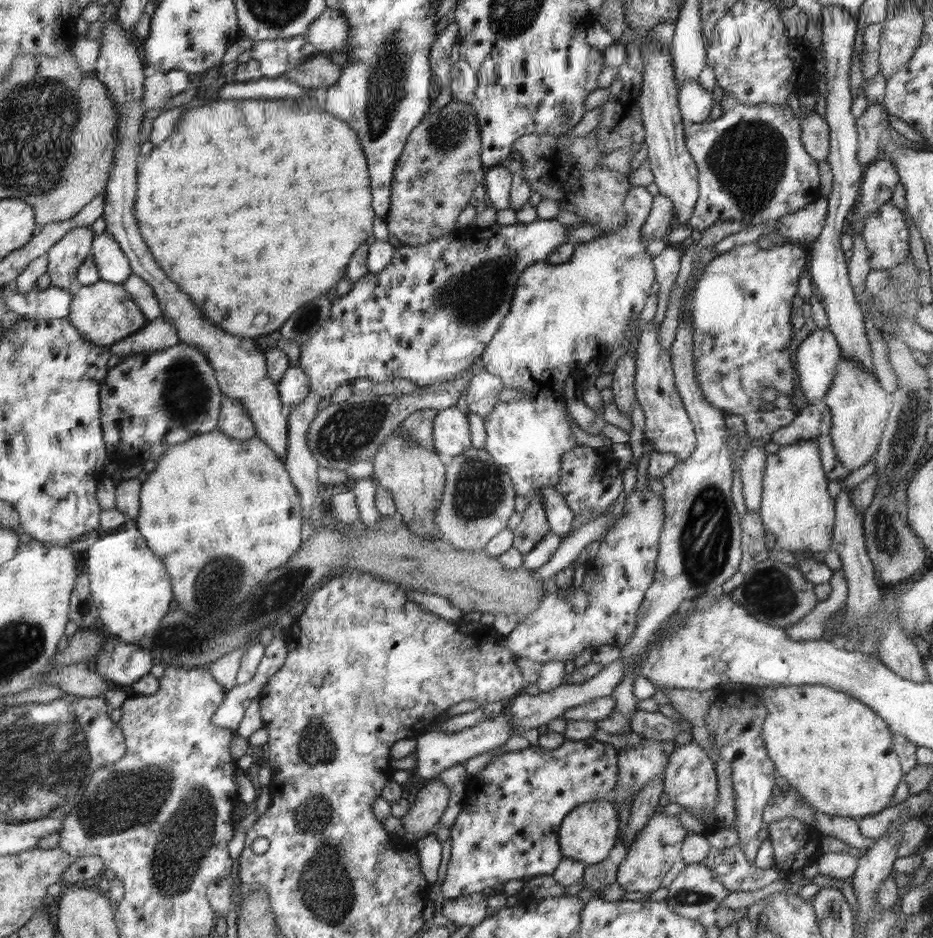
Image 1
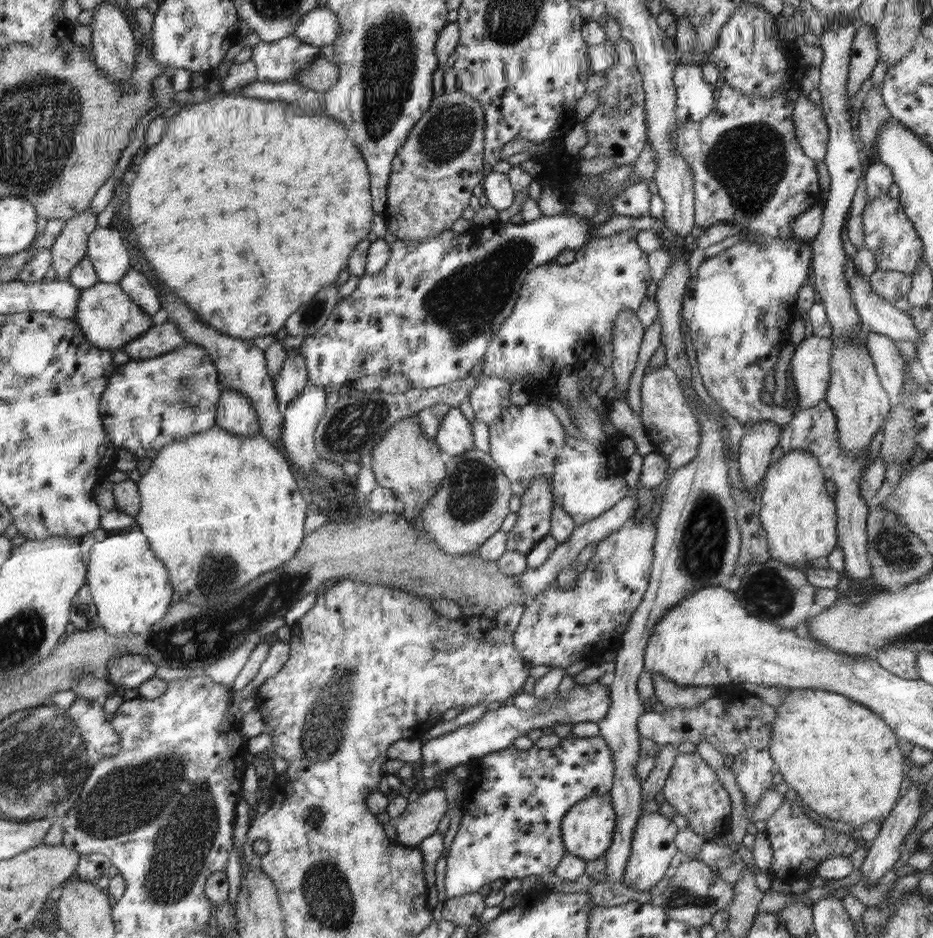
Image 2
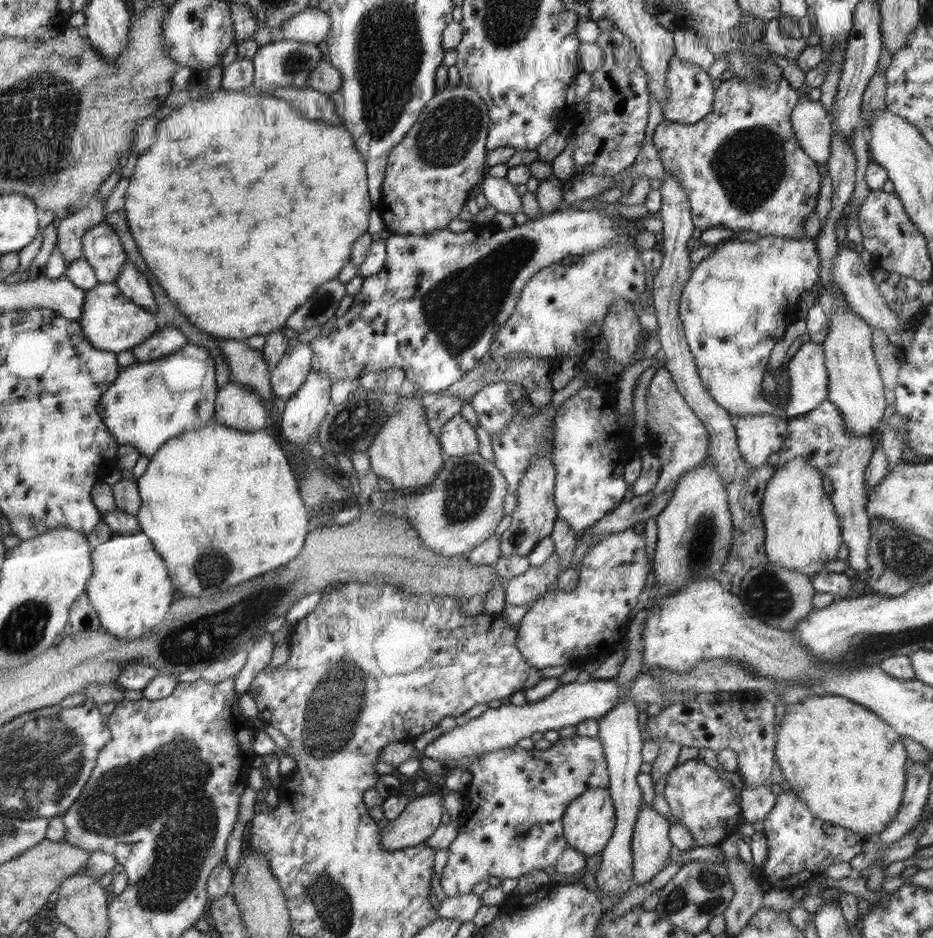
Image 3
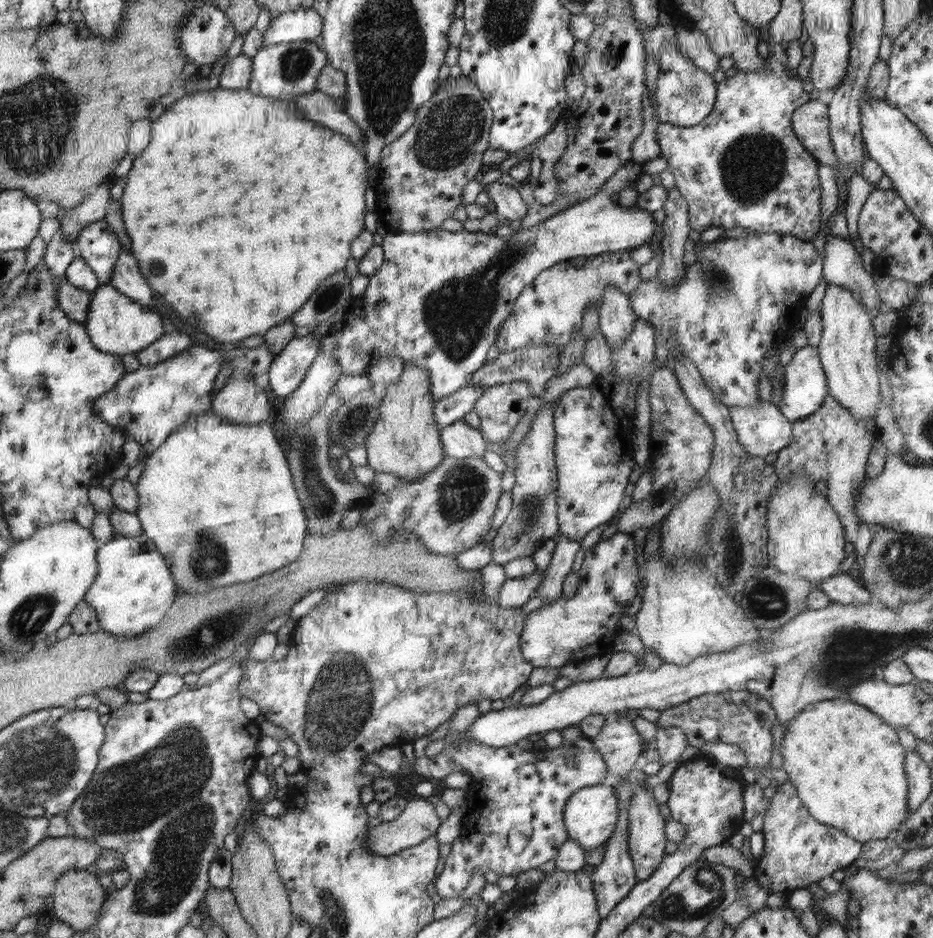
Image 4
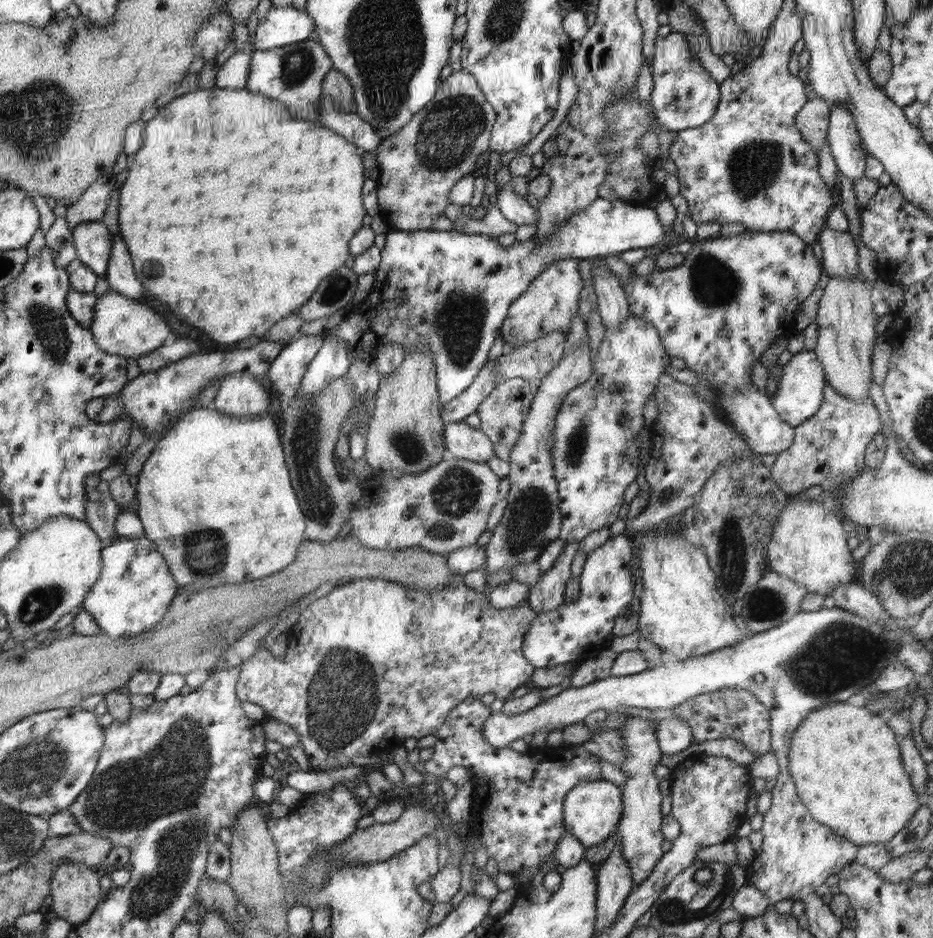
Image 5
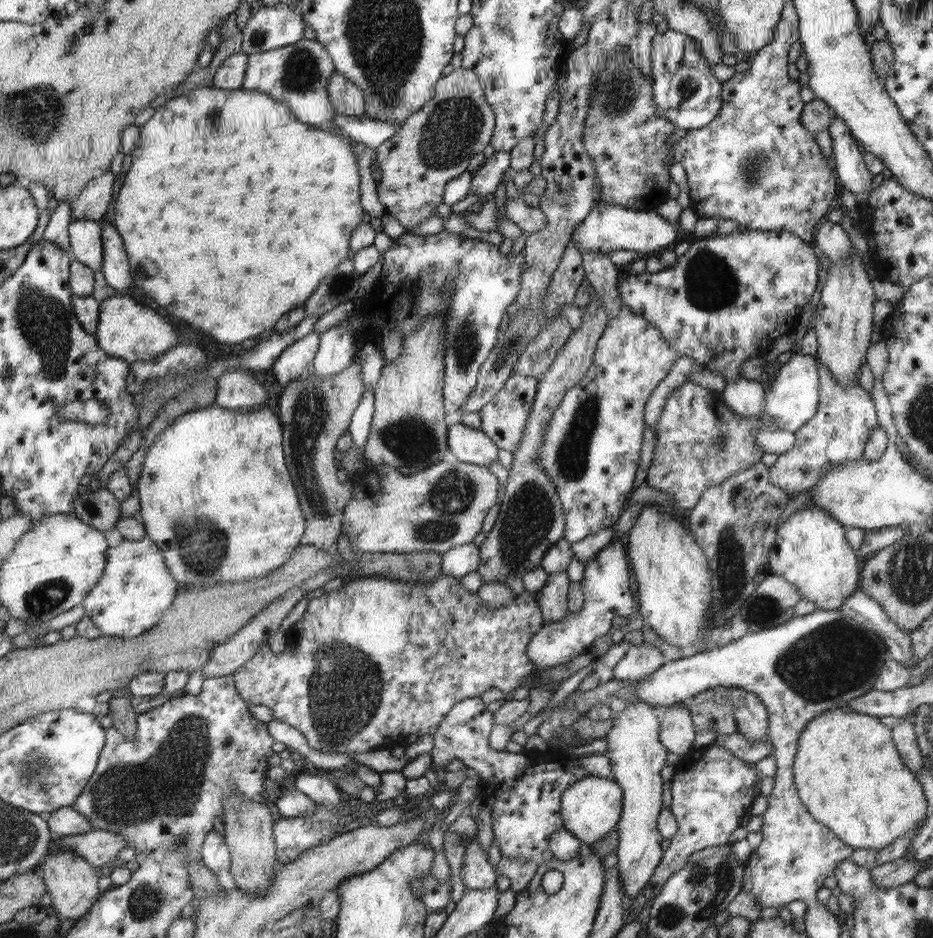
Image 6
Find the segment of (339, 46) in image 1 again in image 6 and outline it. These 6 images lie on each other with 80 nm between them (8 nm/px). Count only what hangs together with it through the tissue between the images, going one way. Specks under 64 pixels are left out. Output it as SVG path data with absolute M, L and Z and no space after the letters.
M289 4L263 6L242 30L241 51L247 55L298 43L304 37L304 18Z

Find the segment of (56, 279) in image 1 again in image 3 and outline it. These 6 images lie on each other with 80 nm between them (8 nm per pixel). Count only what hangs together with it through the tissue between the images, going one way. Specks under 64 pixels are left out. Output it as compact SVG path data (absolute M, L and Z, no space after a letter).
M97 194L86 208L61 219L56 246L63 254L66 266L83 256L82 237L86 231L105 220L104 203L104 198Z

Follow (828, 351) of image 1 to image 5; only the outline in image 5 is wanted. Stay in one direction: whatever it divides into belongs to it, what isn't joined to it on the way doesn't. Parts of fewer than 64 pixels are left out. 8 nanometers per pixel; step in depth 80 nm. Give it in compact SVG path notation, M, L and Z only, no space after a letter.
M806 350L792 355L790 361L782 366L781 369L778 391L776 391L776 395L772 397L771 403L780 413L783 421L796 428L818 412L823 401L823 388L827 385L825 372L815 351Z

